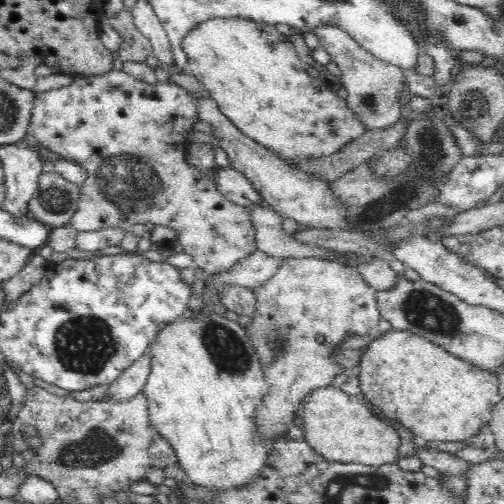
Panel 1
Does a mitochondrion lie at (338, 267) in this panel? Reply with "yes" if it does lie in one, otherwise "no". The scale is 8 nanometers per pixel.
no

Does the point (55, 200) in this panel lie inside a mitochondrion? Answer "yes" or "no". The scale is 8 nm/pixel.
yes

